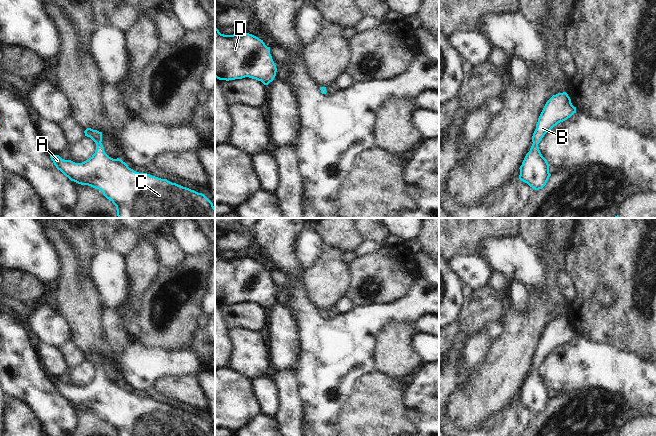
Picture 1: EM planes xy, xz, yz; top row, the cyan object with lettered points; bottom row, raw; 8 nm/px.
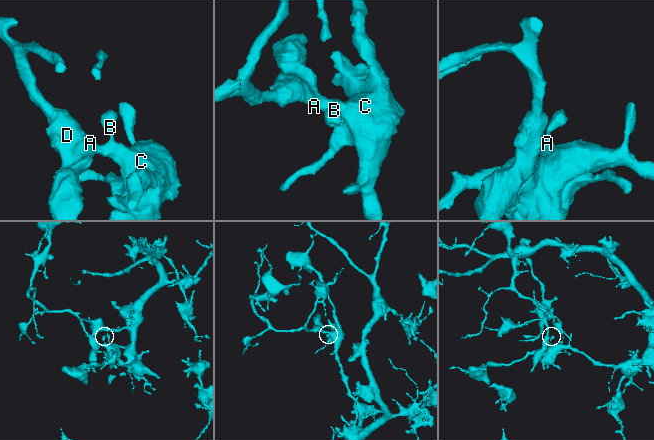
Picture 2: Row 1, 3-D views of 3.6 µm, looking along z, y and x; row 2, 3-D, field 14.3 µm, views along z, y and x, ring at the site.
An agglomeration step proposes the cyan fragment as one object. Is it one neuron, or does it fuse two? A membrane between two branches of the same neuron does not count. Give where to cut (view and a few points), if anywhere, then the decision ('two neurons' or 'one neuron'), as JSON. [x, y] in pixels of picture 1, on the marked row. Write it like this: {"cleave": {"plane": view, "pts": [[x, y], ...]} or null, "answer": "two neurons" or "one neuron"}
{"cleave": null, "answer": "one neuron"}

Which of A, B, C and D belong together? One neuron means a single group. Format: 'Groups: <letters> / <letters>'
Groups: A B C D

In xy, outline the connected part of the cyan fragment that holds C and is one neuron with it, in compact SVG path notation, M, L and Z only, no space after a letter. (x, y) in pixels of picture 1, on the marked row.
M87 128L84 133L96 143L96 151L88 160L75 163L53 154L50 158L71 181L101 190L116 206L118 218L215 218L215 207L204 194L167 179L134 171L121 159L113 159L105 153L102 132Z

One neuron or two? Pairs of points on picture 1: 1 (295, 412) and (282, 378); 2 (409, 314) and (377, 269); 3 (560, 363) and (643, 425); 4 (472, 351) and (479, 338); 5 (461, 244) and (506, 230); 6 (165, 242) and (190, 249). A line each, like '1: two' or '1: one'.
1: one
2: two
3: two
4: one
5: one
6: two

